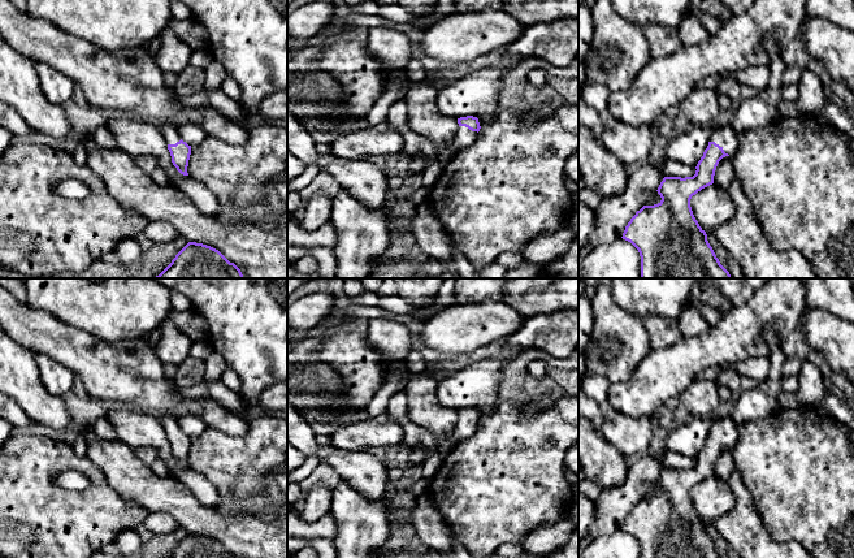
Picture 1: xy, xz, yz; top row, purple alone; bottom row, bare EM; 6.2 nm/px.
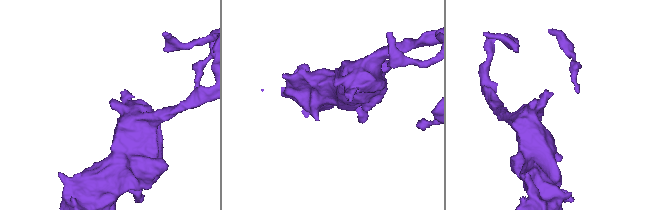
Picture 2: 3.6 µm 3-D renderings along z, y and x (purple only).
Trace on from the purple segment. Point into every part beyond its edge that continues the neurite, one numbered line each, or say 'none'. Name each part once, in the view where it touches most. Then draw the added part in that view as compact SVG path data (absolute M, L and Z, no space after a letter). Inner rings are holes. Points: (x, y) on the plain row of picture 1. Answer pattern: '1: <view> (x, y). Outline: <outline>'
1: yz (725, 428). Outline: M728 416L714 418L710 433L719 436L725 445L733 447L738 438L740 424Z

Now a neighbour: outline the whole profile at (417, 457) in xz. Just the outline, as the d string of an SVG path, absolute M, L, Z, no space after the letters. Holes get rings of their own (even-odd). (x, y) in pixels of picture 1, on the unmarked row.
M420 447L408 451L408 460L412 467L422 466L422 463L426 460L428 455L425 451Z

